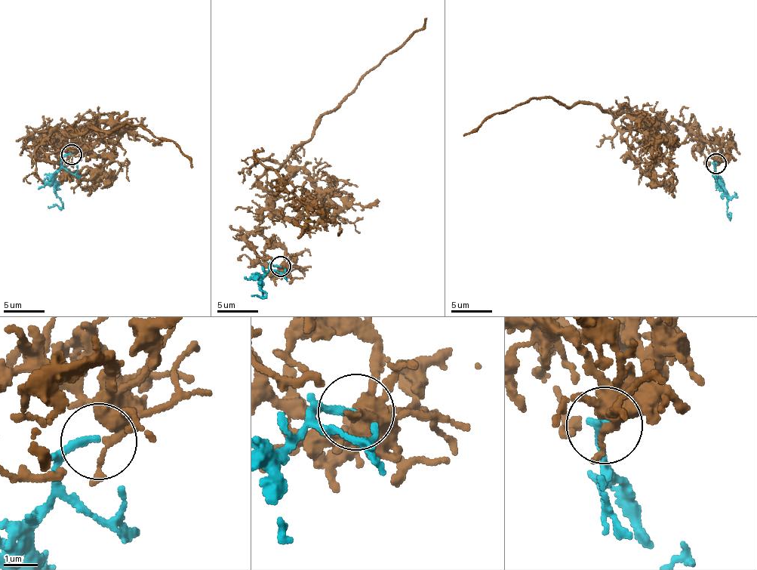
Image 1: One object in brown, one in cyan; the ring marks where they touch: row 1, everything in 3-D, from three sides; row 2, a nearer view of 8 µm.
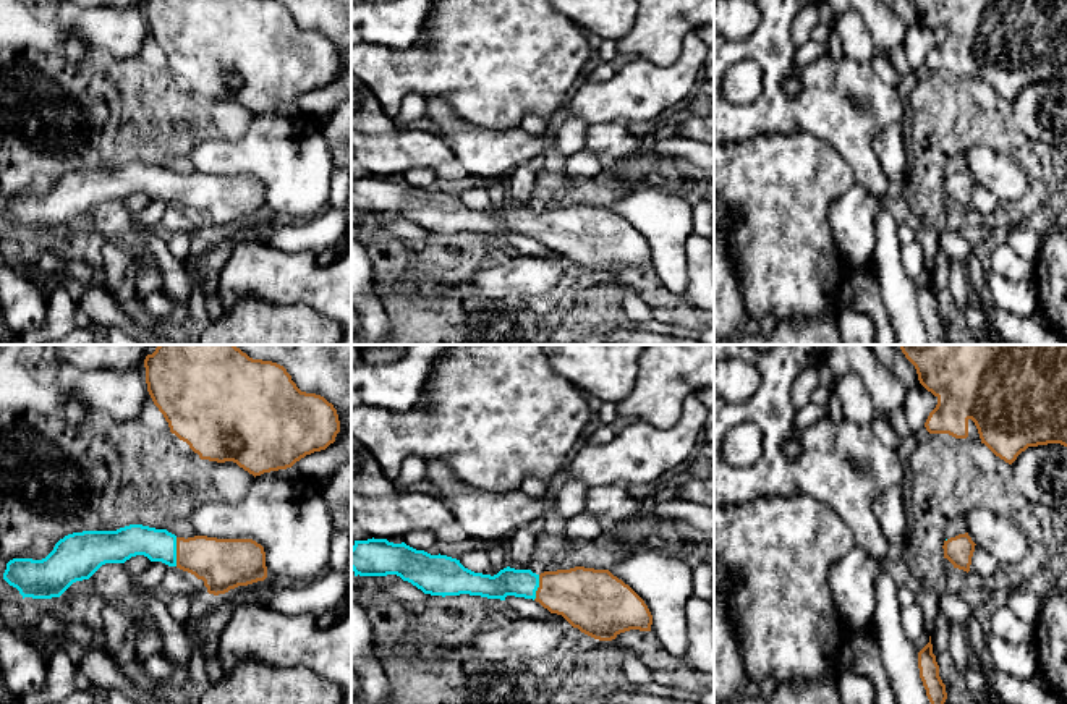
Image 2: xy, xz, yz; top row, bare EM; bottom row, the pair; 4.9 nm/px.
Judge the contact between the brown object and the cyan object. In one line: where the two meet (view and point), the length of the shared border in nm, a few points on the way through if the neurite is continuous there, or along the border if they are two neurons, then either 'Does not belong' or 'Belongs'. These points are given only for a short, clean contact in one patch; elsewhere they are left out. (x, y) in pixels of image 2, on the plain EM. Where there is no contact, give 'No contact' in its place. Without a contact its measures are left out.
Touches brown at xy (177, 190). Shared border 140 nm. Path across: xy (222, 201), (201, 193), (177, 190), (156, 182). Belongs

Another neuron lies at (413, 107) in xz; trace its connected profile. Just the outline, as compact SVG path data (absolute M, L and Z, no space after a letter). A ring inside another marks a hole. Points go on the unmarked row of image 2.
M410 94L402 102L400 113L393 118L402 128L408 128L413 121L426 117L426 99L418 94Z

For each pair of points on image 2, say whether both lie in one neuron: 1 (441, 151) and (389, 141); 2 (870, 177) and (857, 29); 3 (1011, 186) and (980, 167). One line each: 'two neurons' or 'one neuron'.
1: one neuron
2: two neurons
3: one neuron

